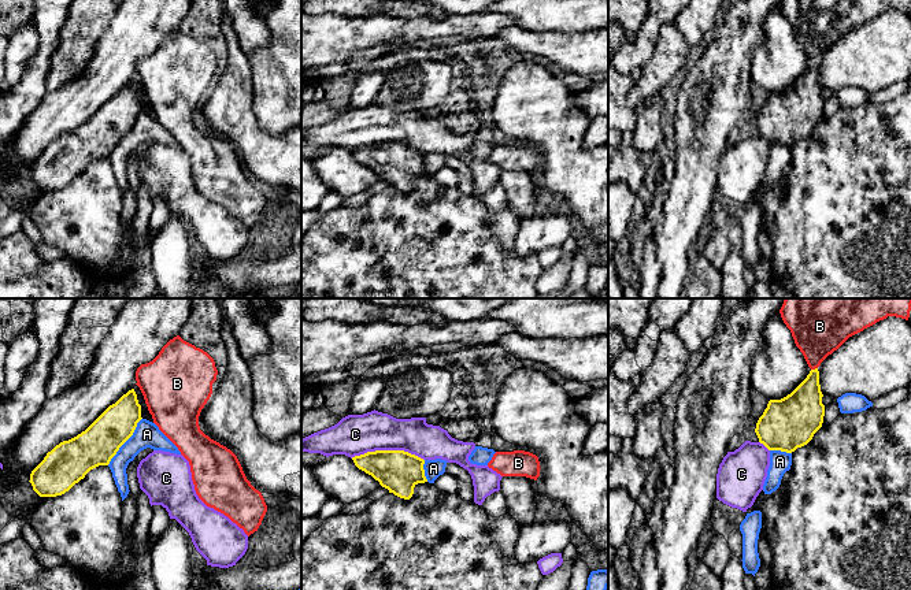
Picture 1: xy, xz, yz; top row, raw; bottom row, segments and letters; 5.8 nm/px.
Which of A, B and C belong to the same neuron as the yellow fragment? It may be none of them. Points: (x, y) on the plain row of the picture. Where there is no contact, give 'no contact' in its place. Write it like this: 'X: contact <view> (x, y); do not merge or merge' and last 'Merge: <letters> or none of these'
A: contact xy (126, 133); do not merge
B: contact yz (815, 62); do not merge
C: contact xz (388, 144); do not merge
Merge: none of these

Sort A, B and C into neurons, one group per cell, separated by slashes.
A / B / C

